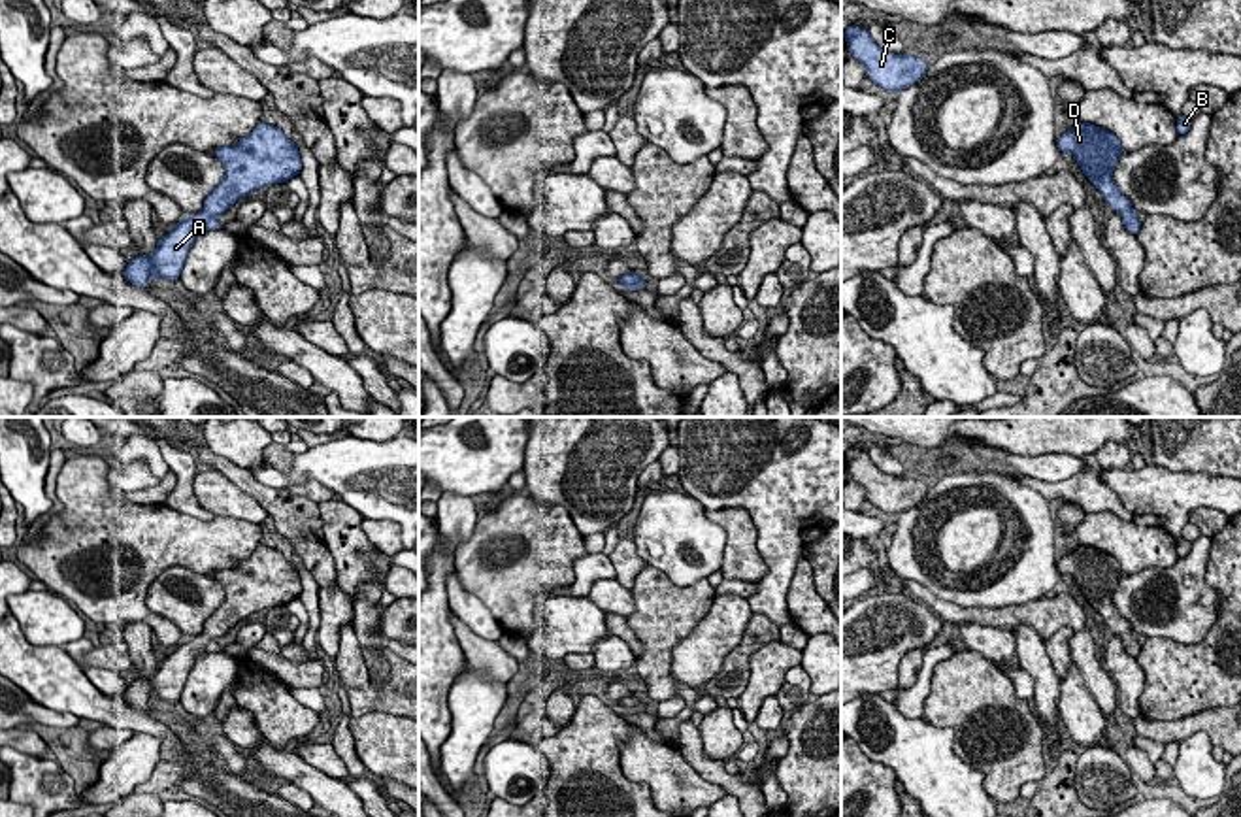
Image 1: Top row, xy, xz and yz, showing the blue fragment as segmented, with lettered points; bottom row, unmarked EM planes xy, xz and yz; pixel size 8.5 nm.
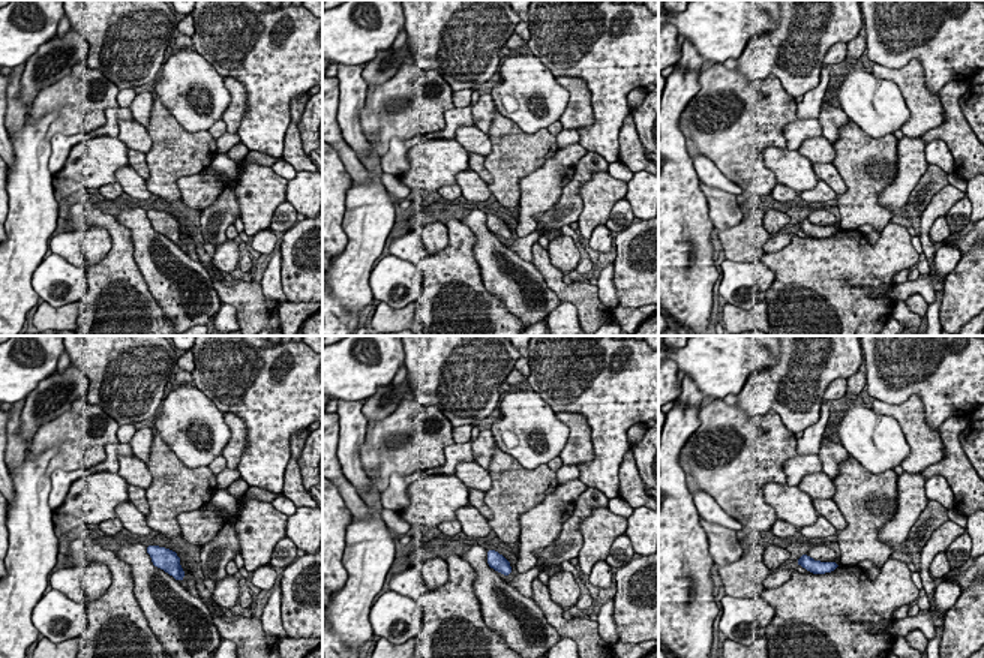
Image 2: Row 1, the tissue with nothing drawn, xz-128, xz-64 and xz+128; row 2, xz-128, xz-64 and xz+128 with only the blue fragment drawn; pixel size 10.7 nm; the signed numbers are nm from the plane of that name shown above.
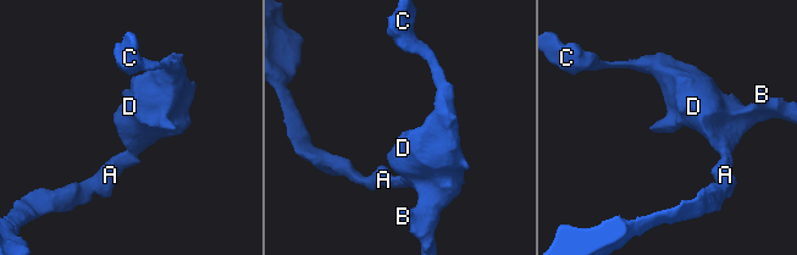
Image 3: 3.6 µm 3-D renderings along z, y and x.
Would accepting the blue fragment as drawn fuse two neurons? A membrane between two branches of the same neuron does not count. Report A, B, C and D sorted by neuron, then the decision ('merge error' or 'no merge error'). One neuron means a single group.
A B C D | no merge error

